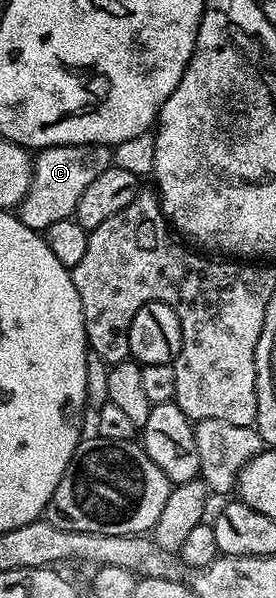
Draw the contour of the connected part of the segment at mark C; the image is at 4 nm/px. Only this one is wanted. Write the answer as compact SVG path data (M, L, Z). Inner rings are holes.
M99 144L46 146L38 149L33 158L33 179L27 188L27 196L23 196L20 206L16 207L17 217L21 219L23 224L27 224L27 228L38 232L51 228L51 224L56 224L58 220L67 220L74 217L83 192L87 192L87 188L91 188L91 184L95 184L95 180L99 180L99 176L103 176L105 169L111 165L113 165L112 149Z

